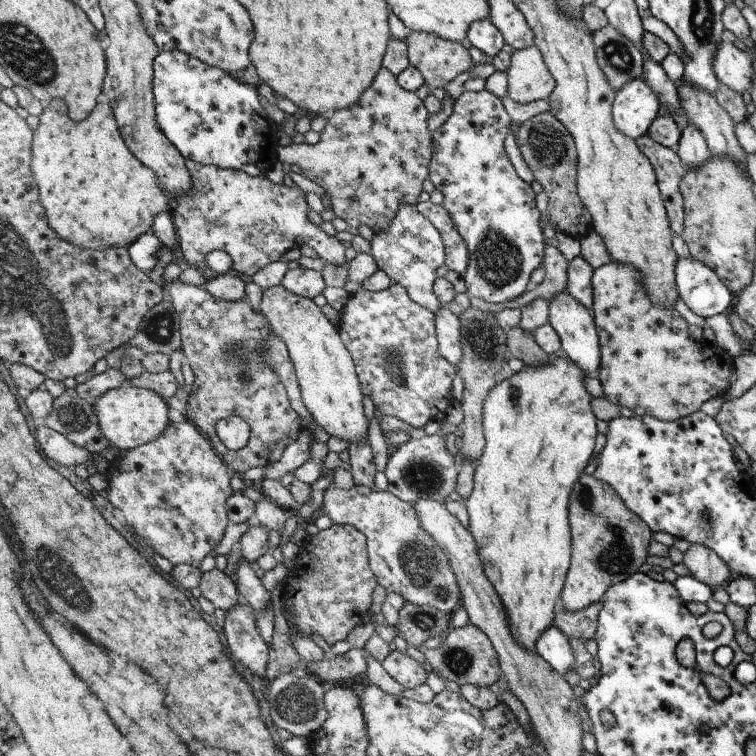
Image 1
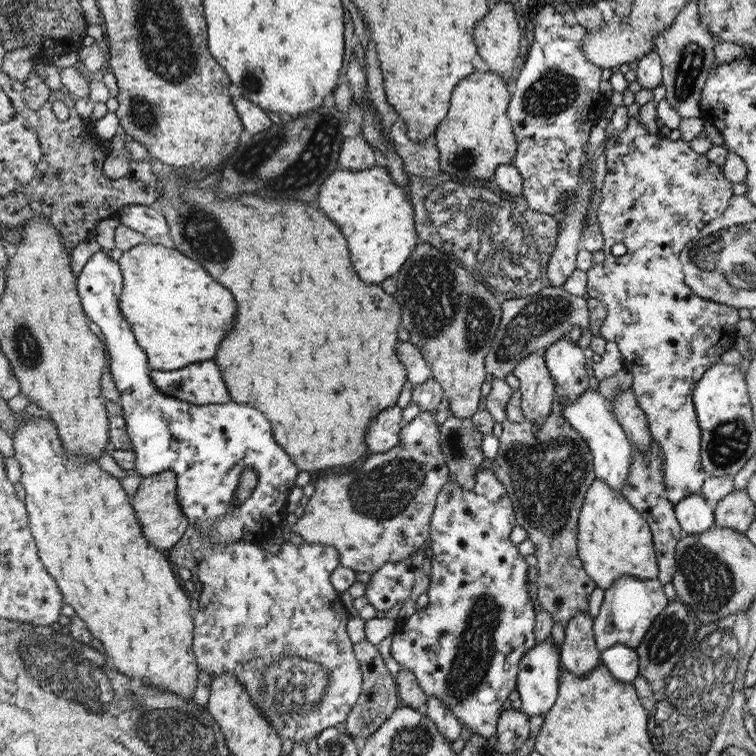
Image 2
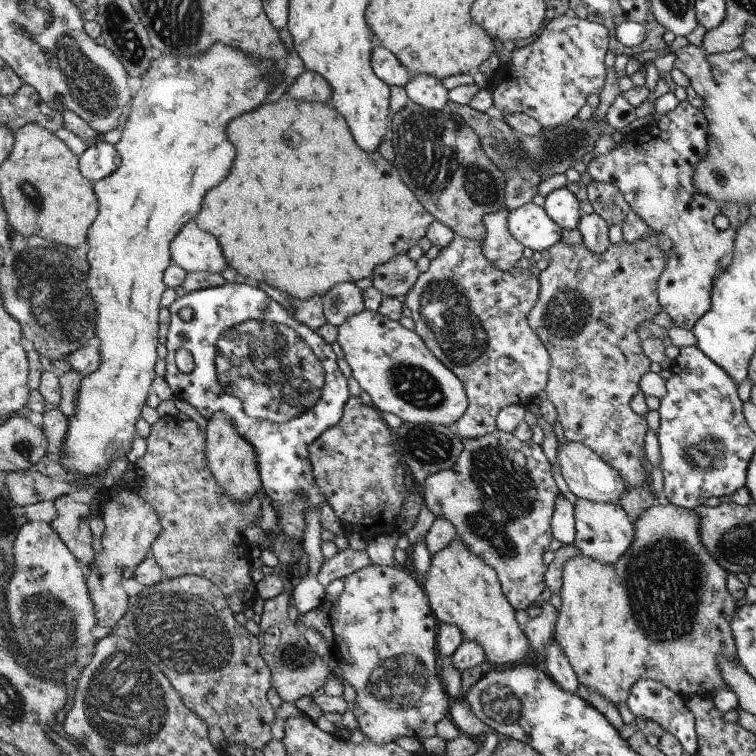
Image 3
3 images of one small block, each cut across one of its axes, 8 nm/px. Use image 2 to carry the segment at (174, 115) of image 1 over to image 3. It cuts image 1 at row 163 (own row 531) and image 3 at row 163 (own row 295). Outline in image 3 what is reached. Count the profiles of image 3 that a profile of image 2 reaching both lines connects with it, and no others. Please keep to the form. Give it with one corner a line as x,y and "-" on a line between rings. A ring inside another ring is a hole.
97,139
80,155
80,168
88,180
98,182
118,171
122,154
113,144

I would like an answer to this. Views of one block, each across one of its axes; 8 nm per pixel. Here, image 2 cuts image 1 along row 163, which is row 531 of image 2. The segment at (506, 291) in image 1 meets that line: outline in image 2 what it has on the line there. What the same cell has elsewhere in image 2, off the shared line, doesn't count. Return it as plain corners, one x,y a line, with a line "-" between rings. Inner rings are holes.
478,468
476,472
476,484
472,490
460,488
456,482
452,482
452,478
446,480
446,484
442,486
436,501
436,508
432,514
430,522
430,536
431,548
434,553
432,560
432,573
430,578
430,588
427,594
430,602
426,604
425,608
416,611
410,618
404,620
399,619
398,627
393,633
391,654
400,664
400,668
412,671
415,675
417,684
420,689
428,697
434,696
438,698
456,718
461,726
466,726
471,734
478,734
482,738
490,738
494,736
497,730
498,718
502,714
502,704
508,700
508,695
517,690
517,675
519,671
520,658
532,649
535,644
534,624
536,611
533,606
533,601
528,591
527,584
530,582
527,578
528,566
525,562
525,557
518,553
516,545
510,540
510,532
516,525
516,516
512,500
504,488
504,484
496,478
493,470
489,468

